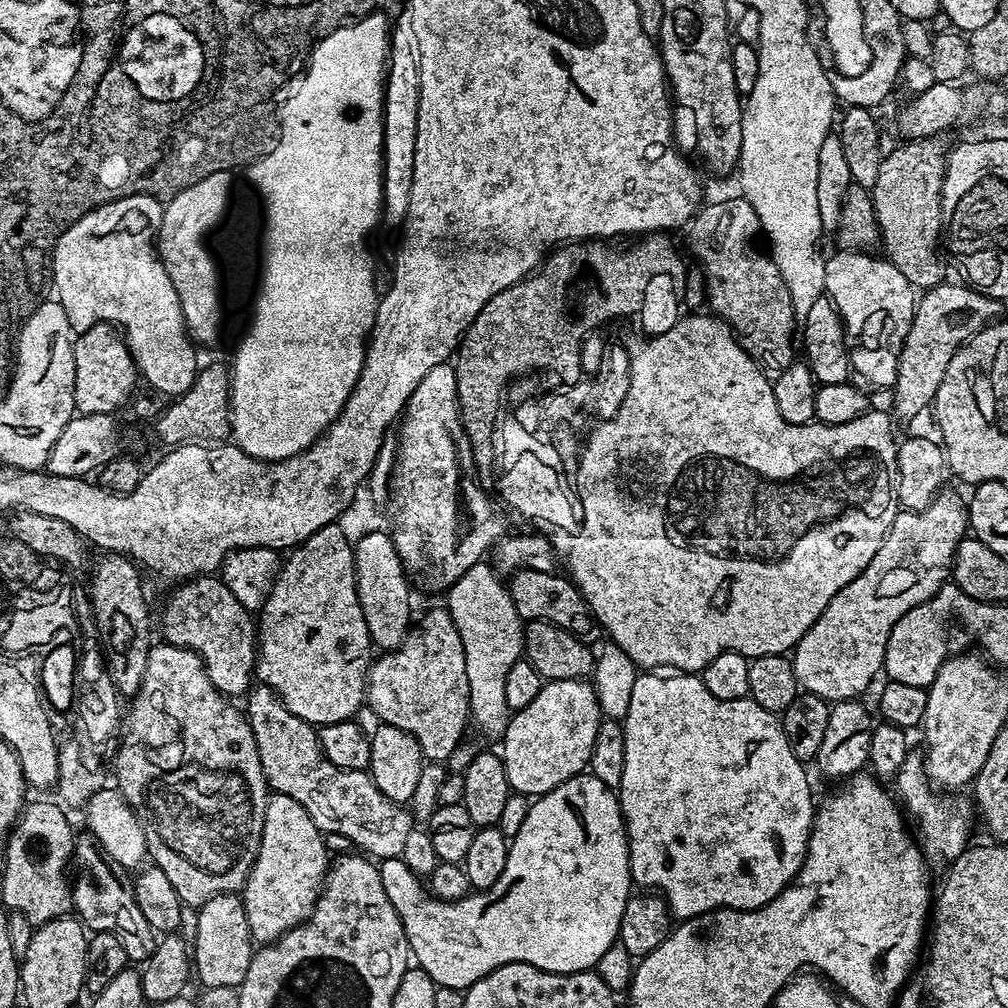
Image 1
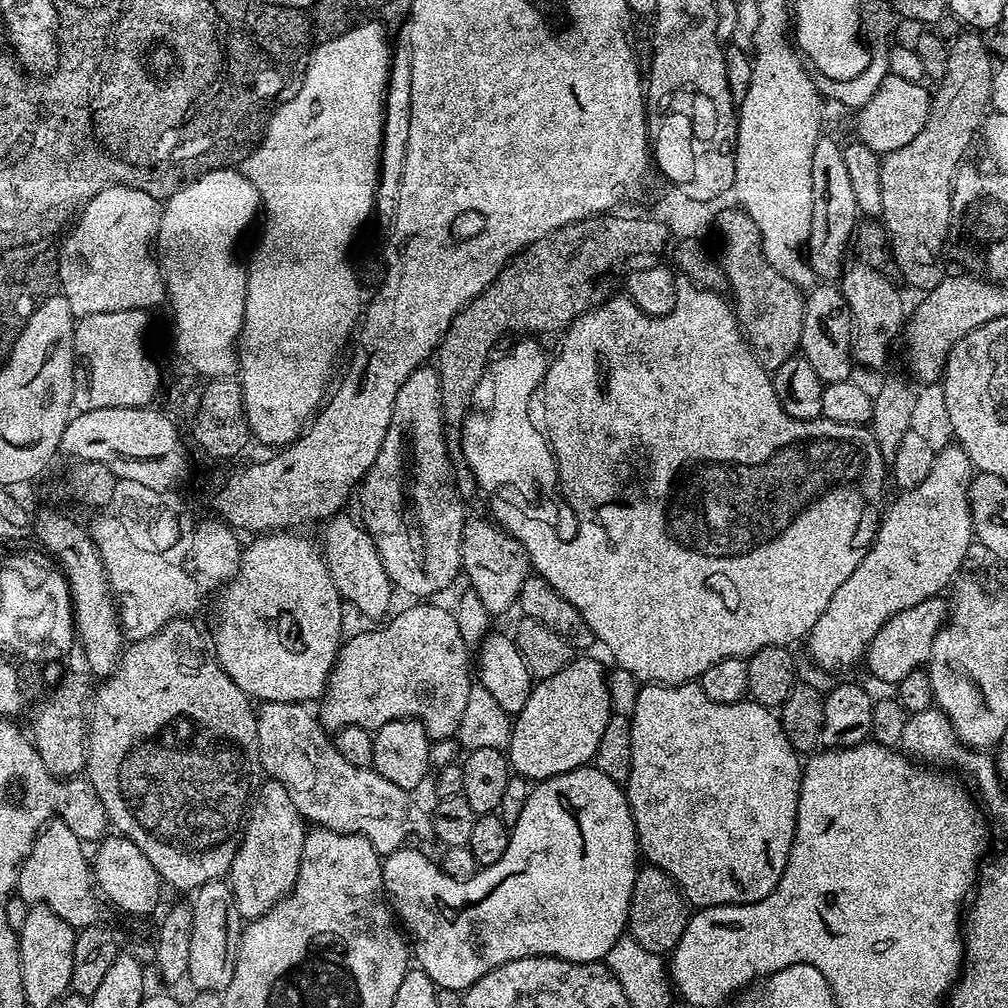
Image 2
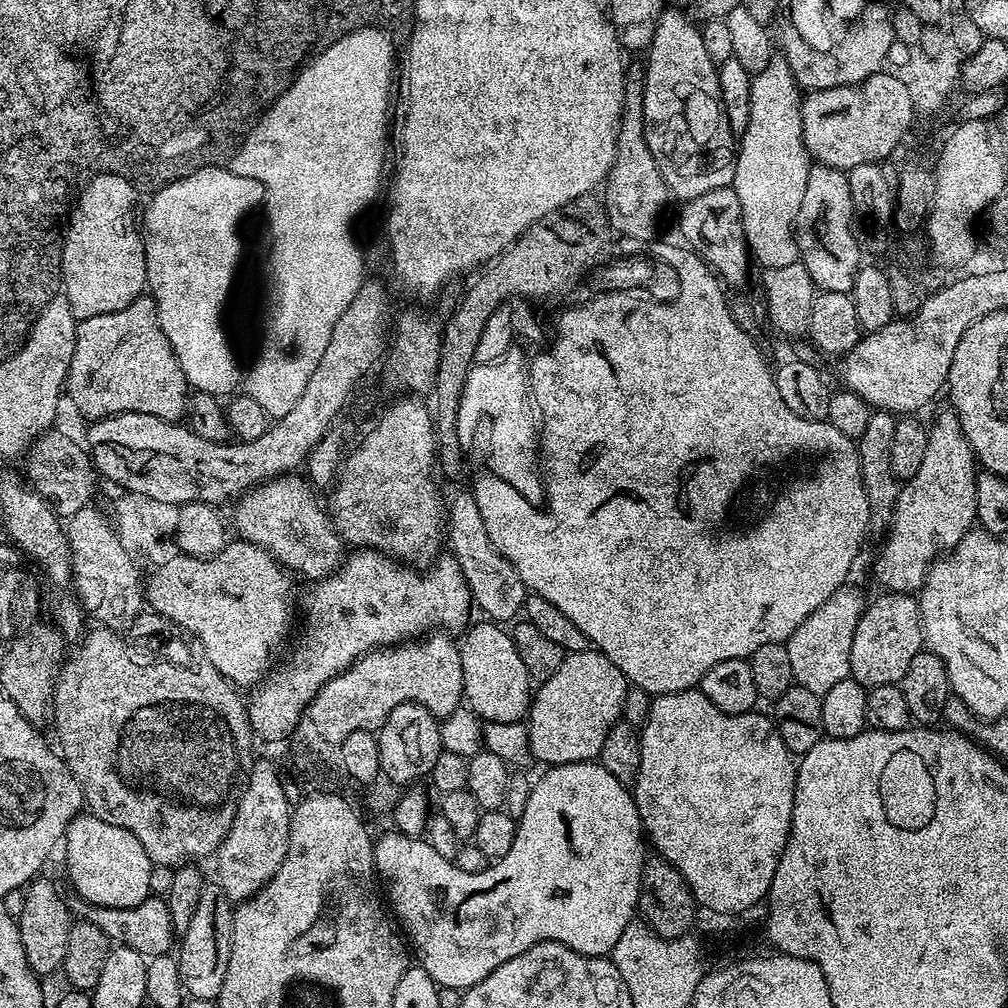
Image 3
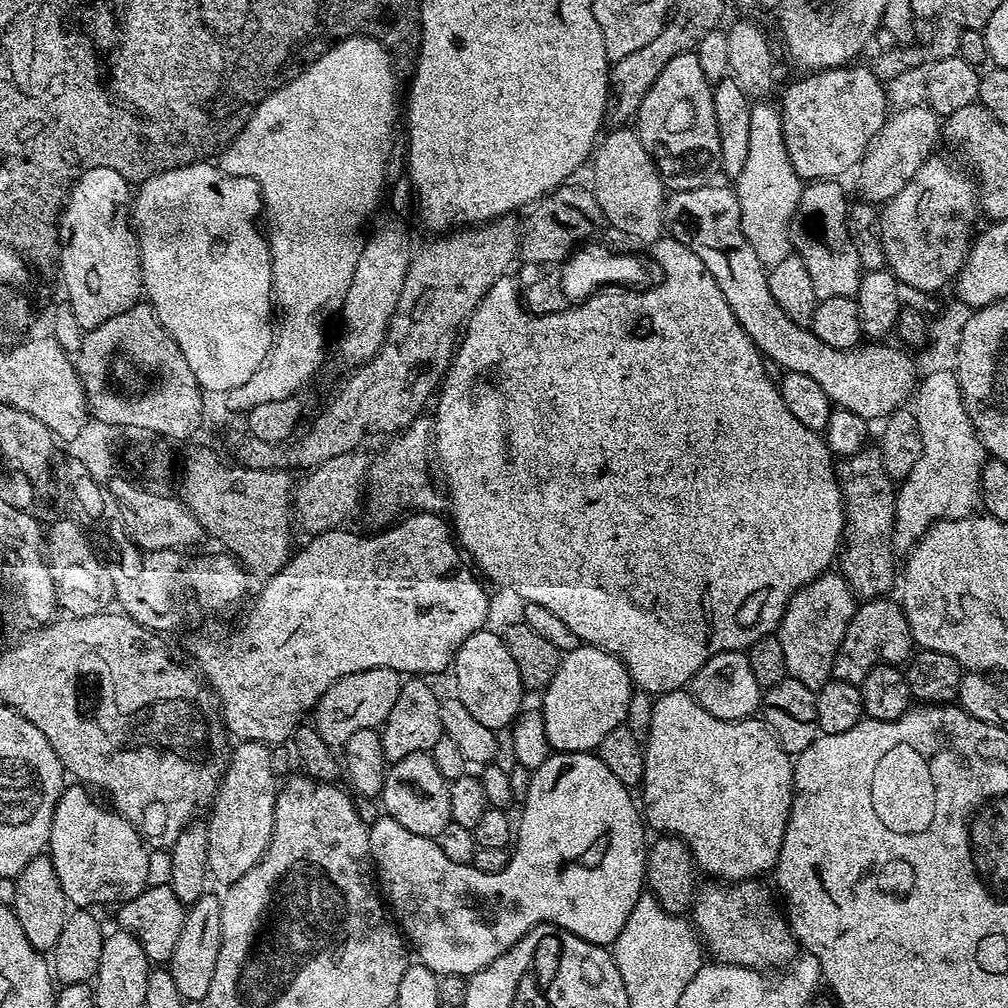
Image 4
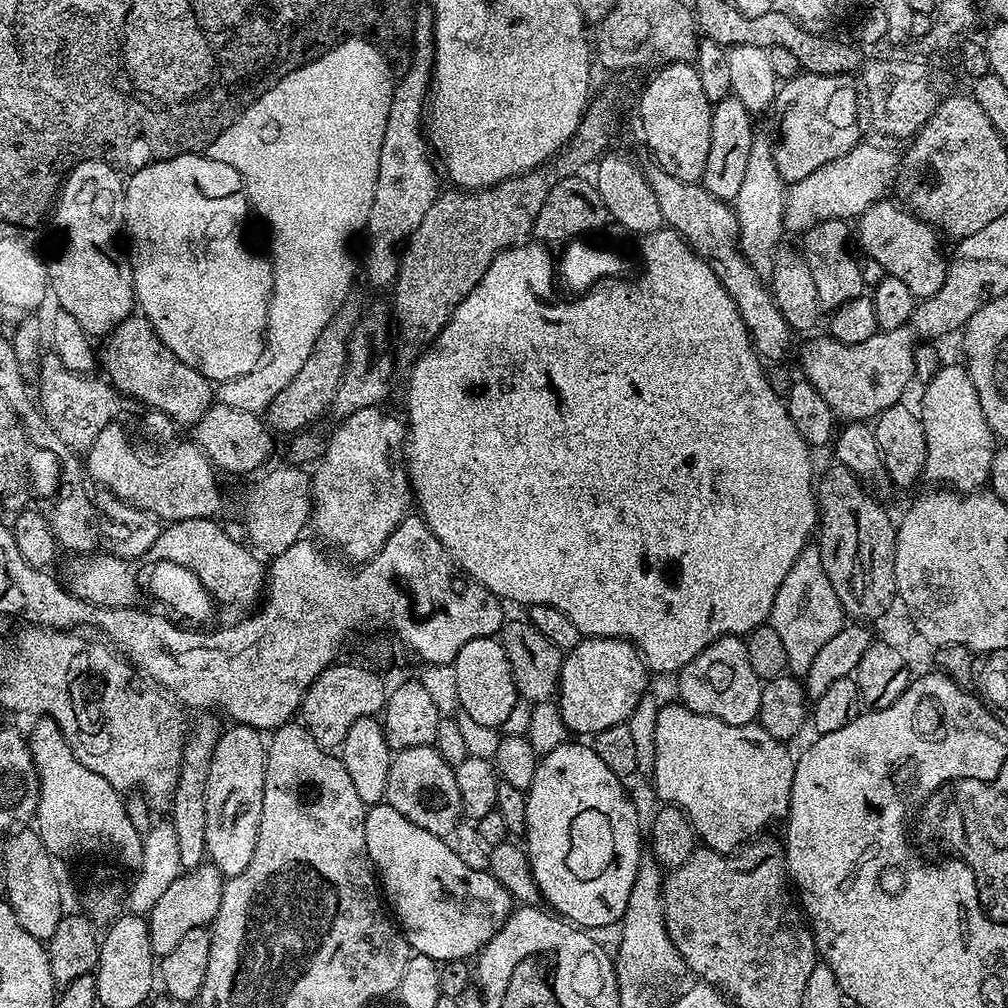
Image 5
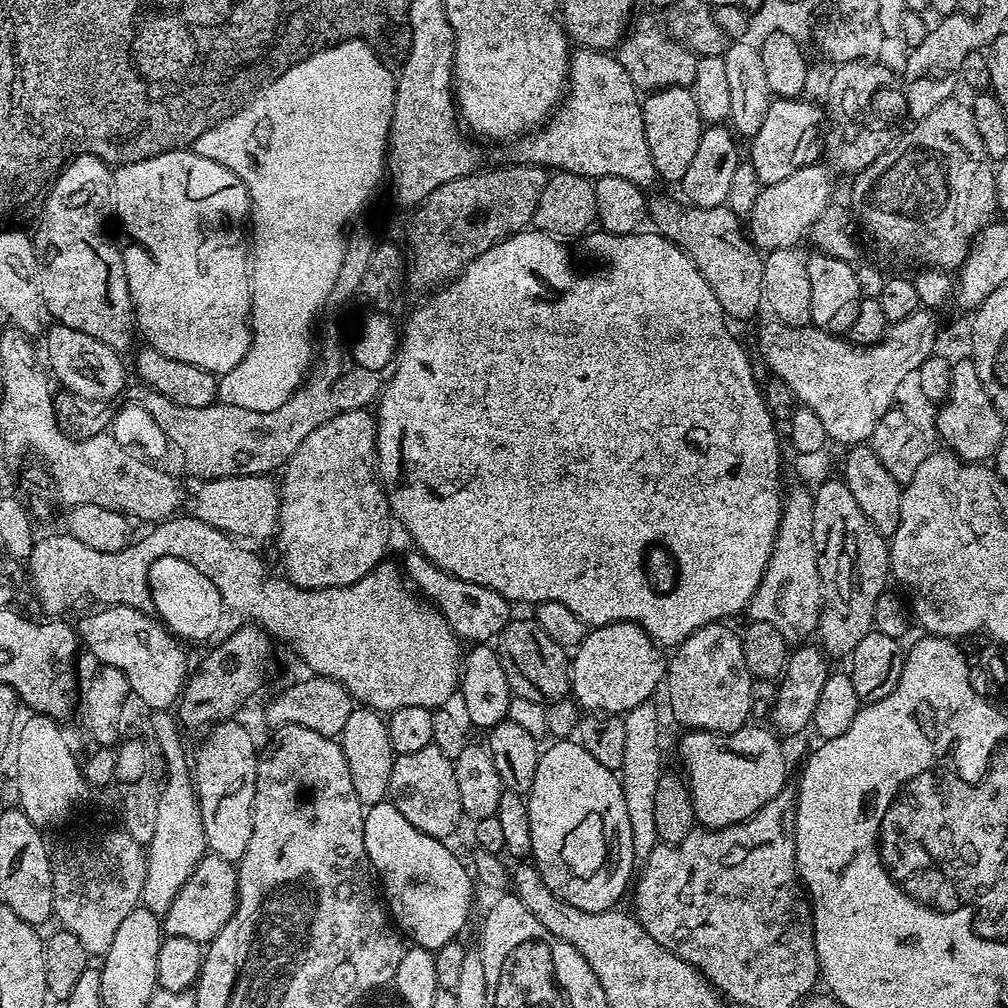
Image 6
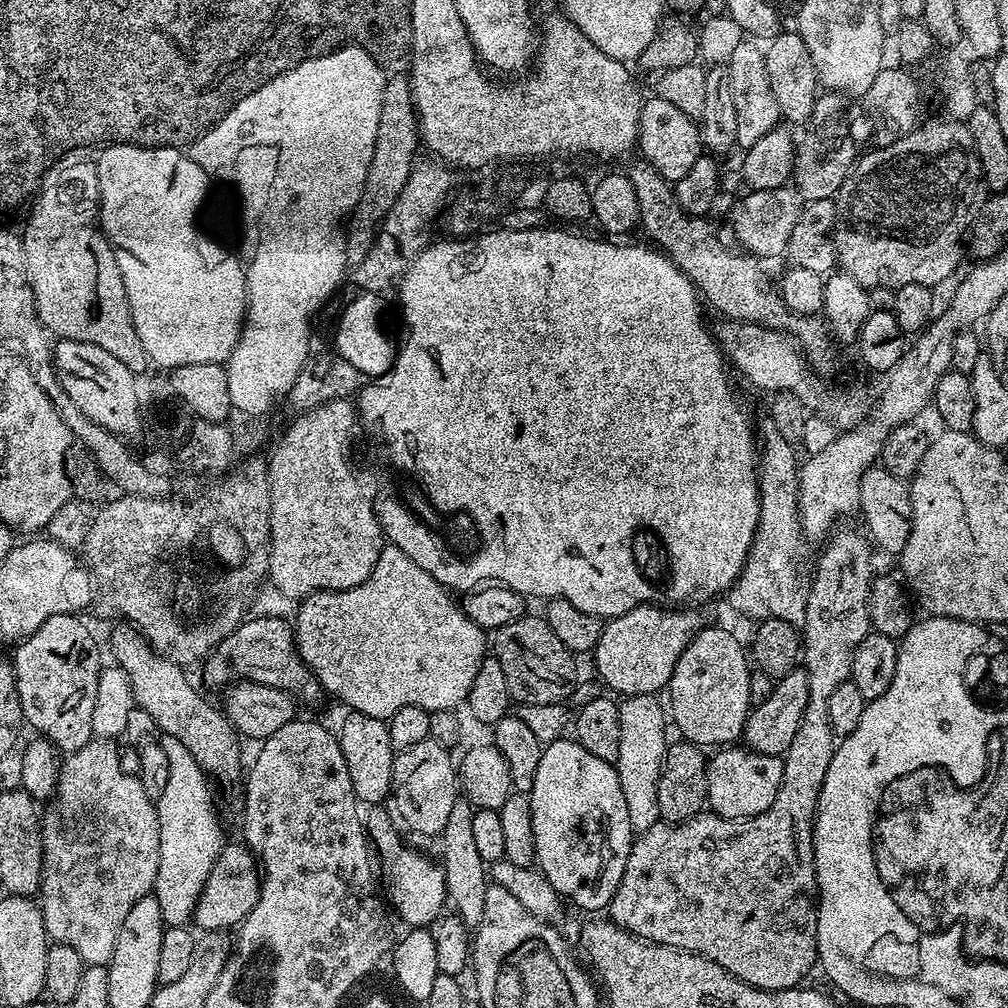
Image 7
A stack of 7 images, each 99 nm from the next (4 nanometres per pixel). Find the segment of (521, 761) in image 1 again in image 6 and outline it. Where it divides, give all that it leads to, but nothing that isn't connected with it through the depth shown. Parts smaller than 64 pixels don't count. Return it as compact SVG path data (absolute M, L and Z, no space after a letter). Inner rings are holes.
M632 621L601 624L593 627L587 638L574 650L570 660L572 674L571 695L581 709L592 714L625 714L653 699L656 687L666 680L666 656L661 645L648 637L646 629Z

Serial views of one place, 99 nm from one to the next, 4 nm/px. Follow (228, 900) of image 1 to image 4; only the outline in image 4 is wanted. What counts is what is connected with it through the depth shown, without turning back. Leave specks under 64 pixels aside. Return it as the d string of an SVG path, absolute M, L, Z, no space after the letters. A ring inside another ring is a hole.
M205 894L193 902L184 914L182 934L178 934L178 946L174 946L172 958L166 968L172 973L181 998L207 1001L210 982L214 982L214 970L218 966L218 950L222 950L222 906L219 895Z

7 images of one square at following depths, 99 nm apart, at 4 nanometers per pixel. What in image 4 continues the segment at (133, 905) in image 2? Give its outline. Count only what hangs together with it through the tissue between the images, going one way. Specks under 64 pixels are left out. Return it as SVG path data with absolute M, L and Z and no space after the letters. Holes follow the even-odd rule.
M65 787L58 798L46 849L58 874L62 894L69 905L80 910L91 909L91 904L119 906L126 900L133 900L149 887L146 874L149 845L133 824L111 807L103 808L87 787L75 787Z

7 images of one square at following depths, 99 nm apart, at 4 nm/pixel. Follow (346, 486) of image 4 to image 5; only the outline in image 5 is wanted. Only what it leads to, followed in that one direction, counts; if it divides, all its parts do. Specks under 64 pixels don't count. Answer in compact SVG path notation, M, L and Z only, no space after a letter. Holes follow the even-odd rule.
M300 466L283 467L266 473L249 490L248 497L244 500L247 543L257 553L268 558L282 554L282 550L290 550L290 546L294 546L294 542L305 535L312 514L312 486L309 473Z

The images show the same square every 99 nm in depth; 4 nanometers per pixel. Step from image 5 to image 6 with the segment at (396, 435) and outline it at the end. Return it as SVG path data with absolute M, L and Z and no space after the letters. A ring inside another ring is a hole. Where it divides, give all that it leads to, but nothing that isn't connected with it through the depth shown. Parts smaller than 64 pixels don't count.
M367 407L354 410L346 410L345 413L338 413L336 417L323 422L296 450L288 462L282 468L284 481L279 481L280 490L280 523L278 525L278 541L280 548L284 551L284 568L287 579L295 584L297 588L341 588L350 586L358 582L366 574L370 574L372 568L378 567L385 559L384 551L388 548L388 531L394 525L393 517L389 513L388 496L384 491L383 485L377 479L377 472L374 467L376 458L376 421Z

